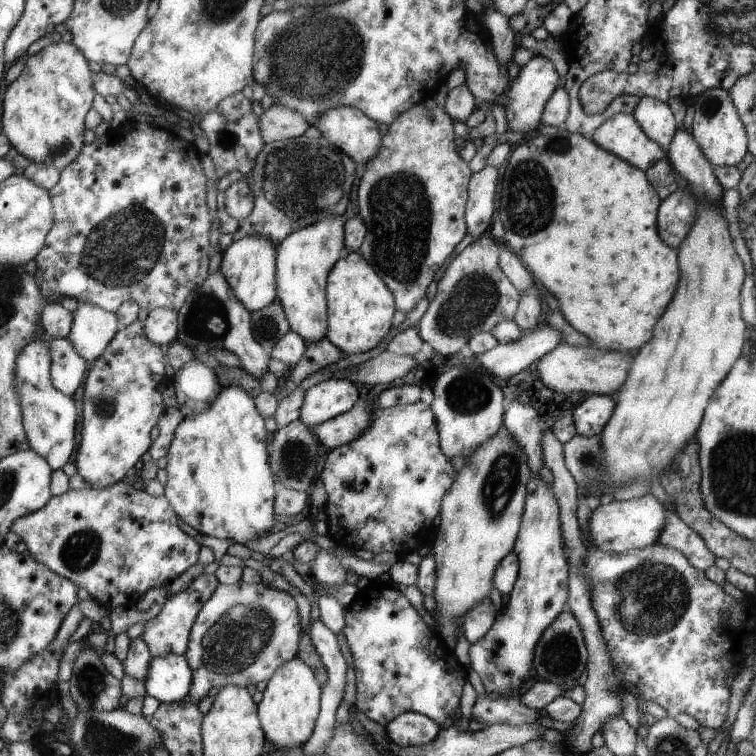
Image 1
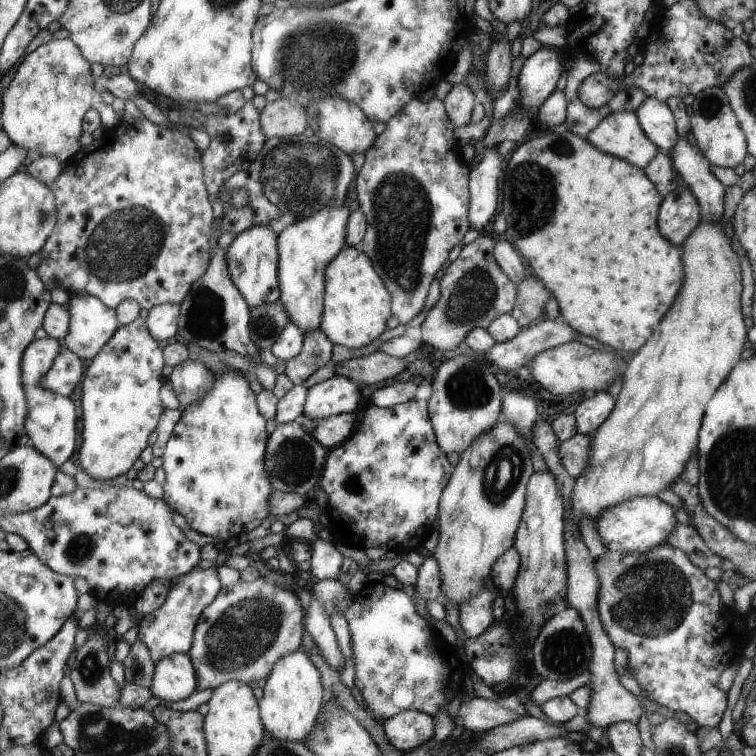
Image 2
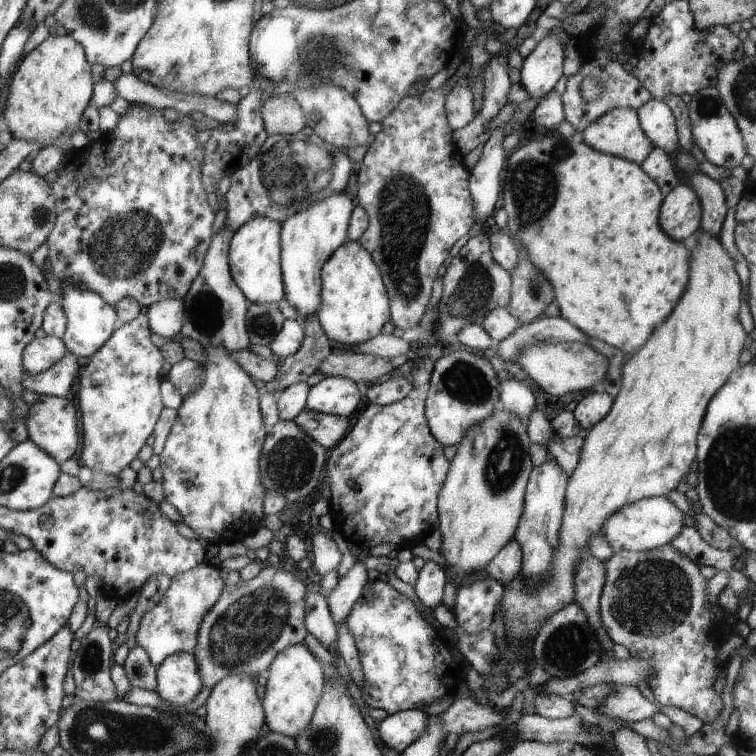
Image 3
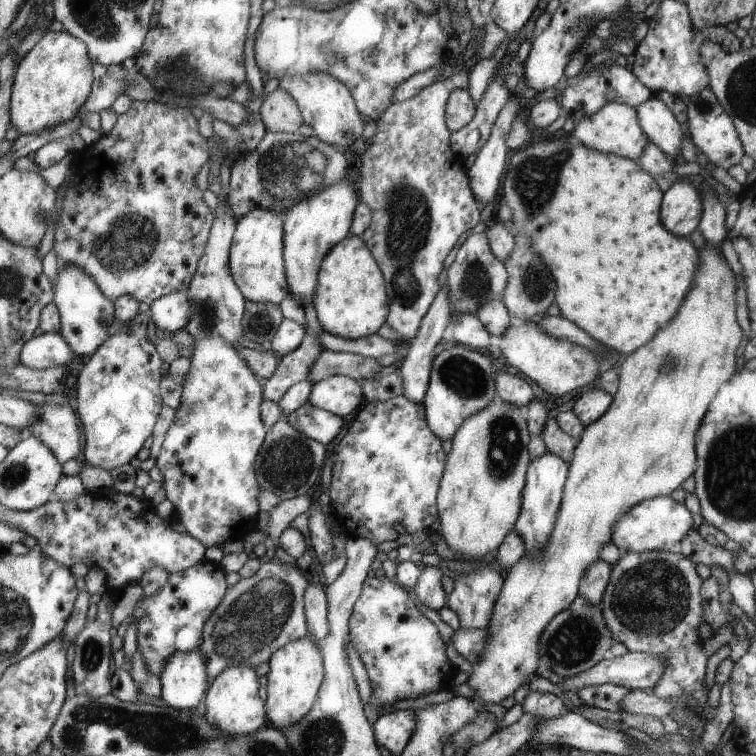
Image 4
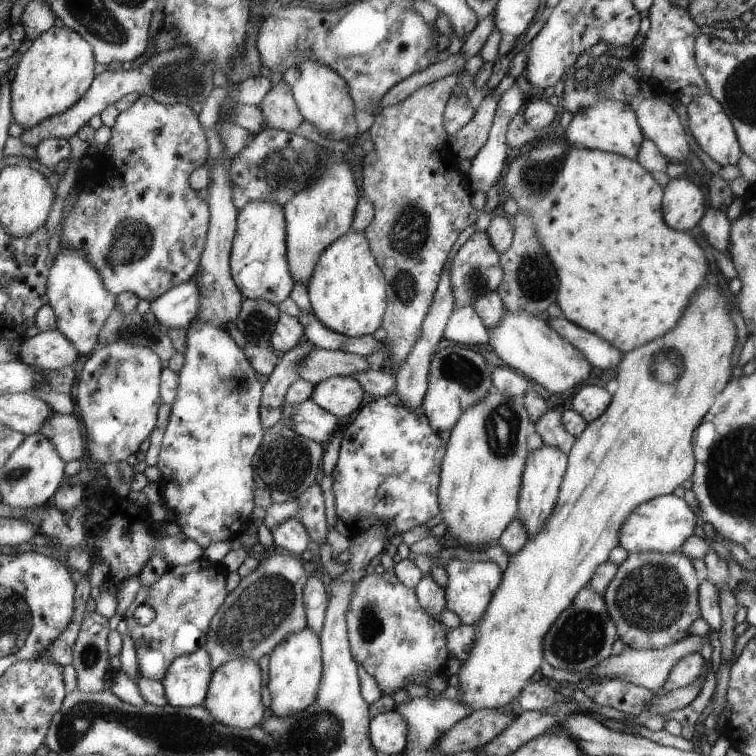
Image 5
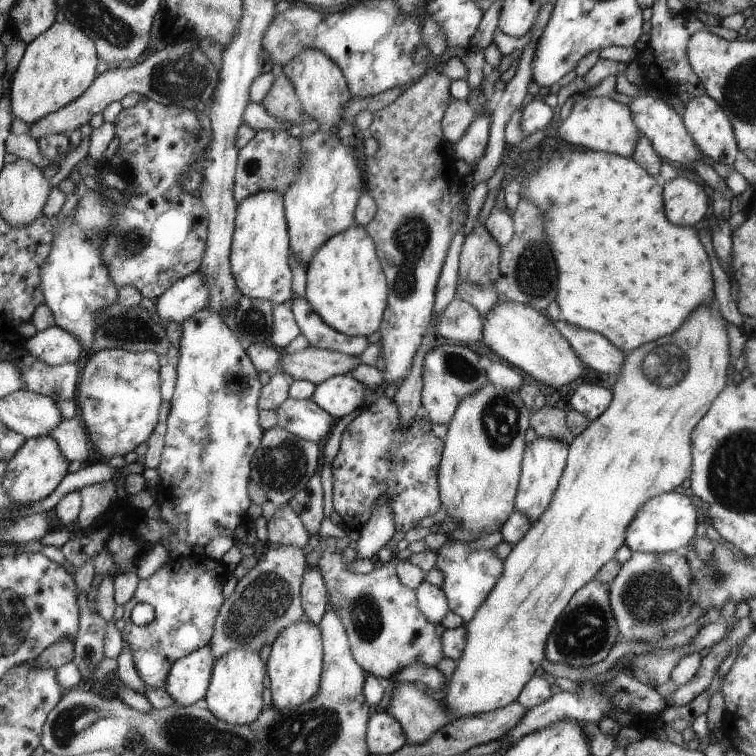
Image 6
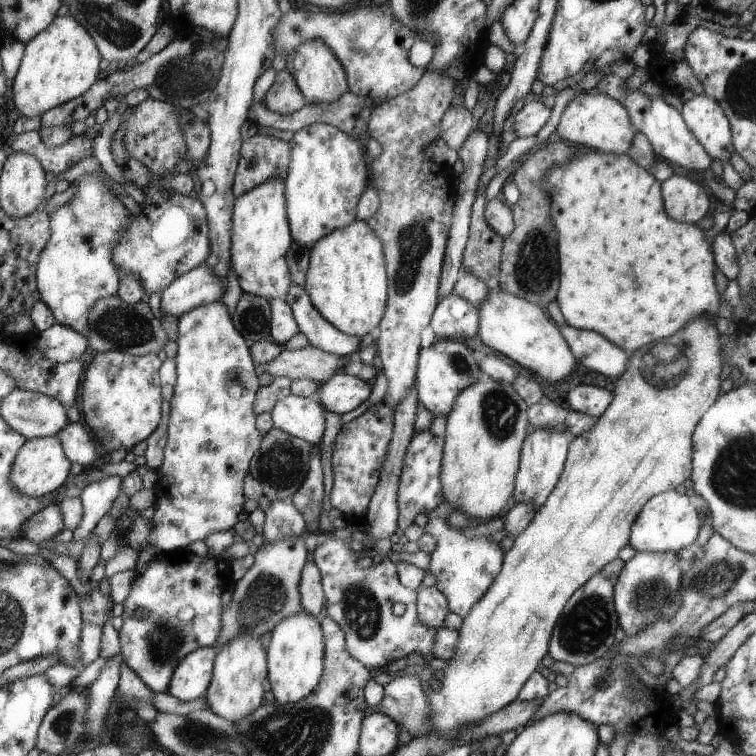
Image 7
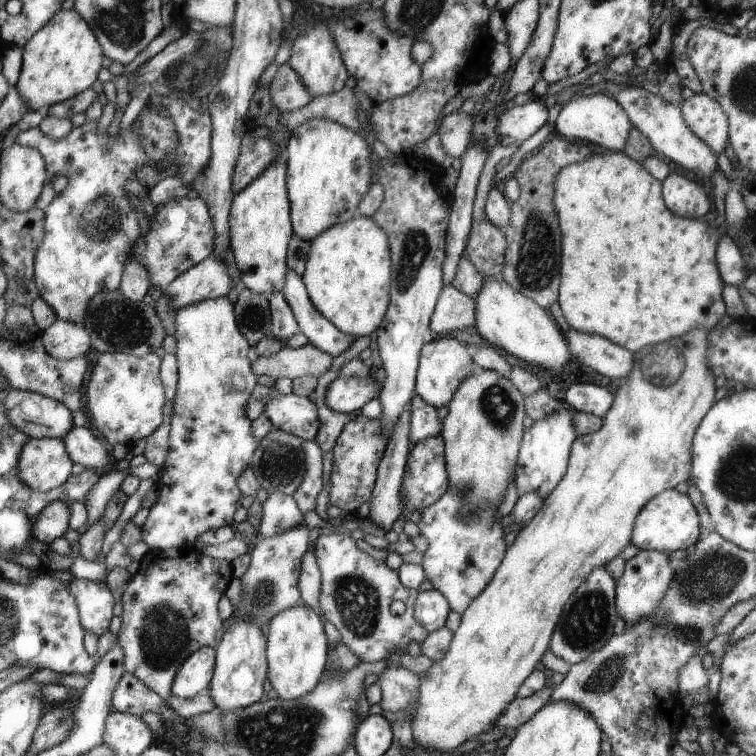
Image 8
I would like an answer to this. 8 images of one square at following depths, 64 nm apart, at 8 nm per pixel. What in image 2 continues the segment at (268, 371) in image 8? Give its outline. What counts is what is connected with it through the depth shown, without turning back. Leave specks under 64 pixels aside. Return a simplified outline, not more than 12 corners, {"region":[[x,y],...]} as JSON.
{"region":[[376,351],[341,361],[335,374],[355,383],[391,382],[404,359]]}

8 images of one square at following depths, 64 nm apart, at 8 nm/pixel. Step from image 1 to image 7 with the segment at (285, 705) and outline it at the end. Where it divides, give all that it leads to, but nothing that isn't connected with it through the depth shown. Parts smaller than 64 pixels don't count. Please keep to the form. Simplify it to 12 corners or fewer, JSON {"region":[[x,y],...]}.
{"region":[[302,610],[270,634],[278,704],[316,690],[325,661],[318,618]]}

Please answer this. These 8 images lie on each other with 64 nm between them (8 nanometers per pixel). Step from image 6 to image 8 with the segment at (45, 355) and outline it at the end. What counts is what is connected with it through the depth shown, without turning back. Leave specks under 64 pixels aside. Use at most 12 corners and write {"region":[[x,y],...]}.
{"region":[[57,319],[43,331],[46,352],[68,360],[90,350],[84,325]]}

